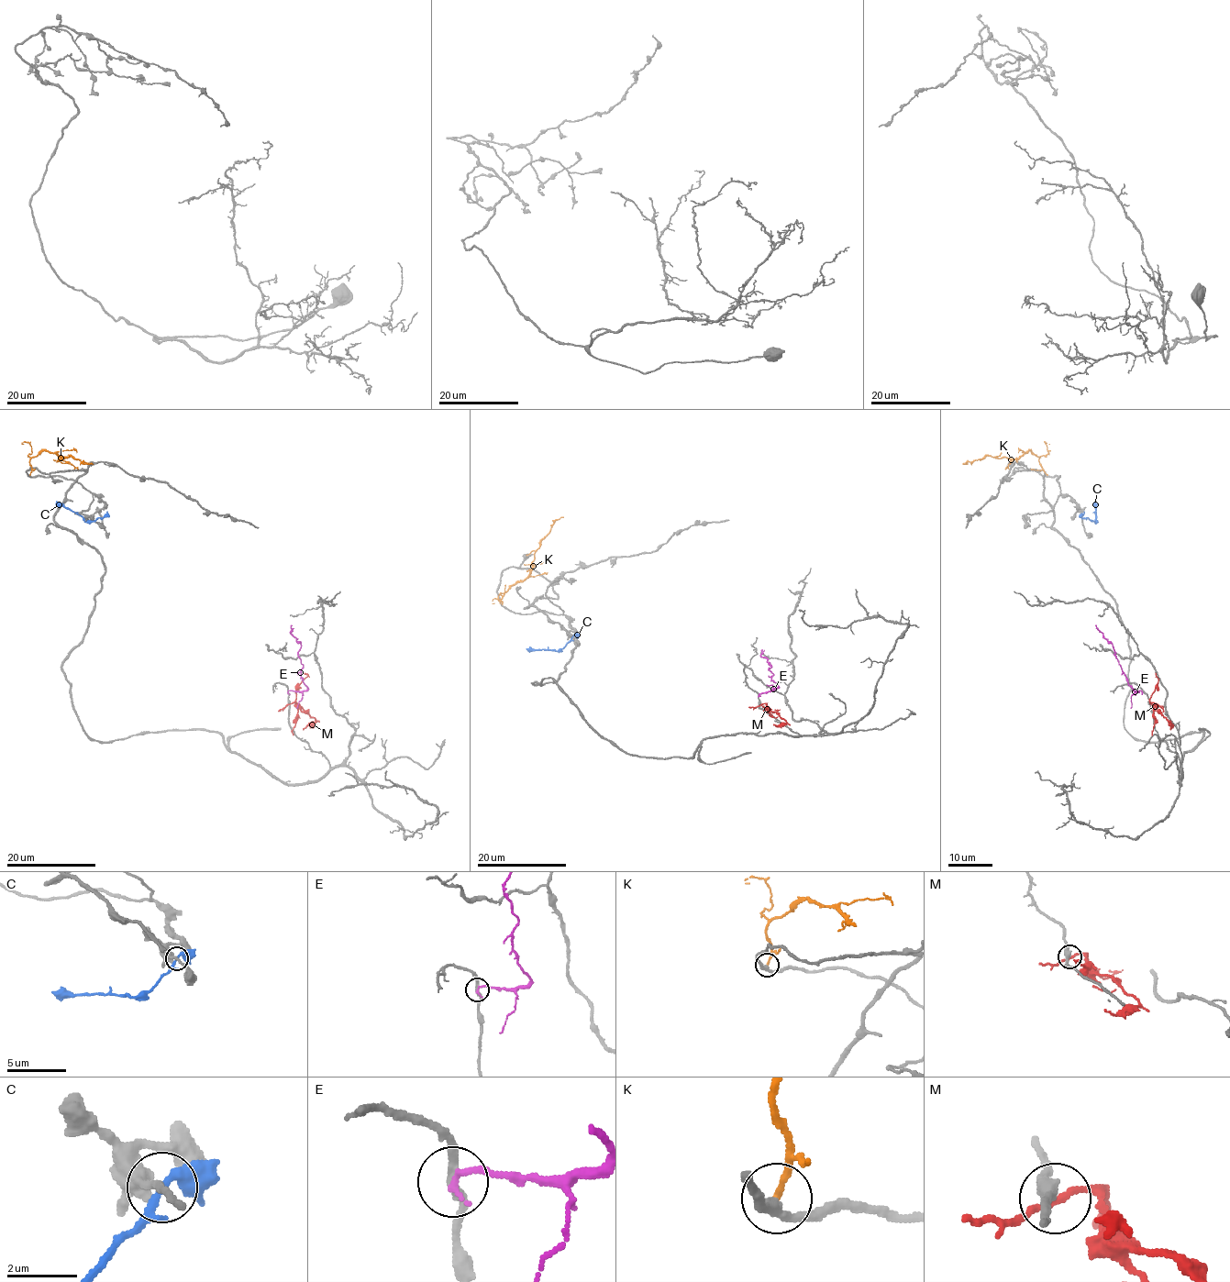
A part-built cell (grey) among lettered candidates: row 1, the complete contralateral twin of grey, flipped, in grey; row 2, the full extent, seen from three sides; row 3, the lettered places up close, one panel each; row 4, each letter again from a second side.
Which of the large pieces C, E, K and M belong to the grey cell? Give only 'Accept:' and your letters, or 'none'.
Accept: none

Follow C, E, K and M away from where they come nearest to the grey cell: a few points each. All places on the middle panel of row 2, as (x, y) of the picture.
C: (573, 636), (556, 651), (527, 648)
E: (759, 696), (774, 690), (777, 685), (769, 669), (771, 667), (760, 656), (761, 649)
K: (501, 601), (501, 593), (524, 580), (529, 573), (539, 542), (553, 523), (563, 516)
M: (760, 704), (764, 703), (786, 722), (776, 726), (773, 724)

